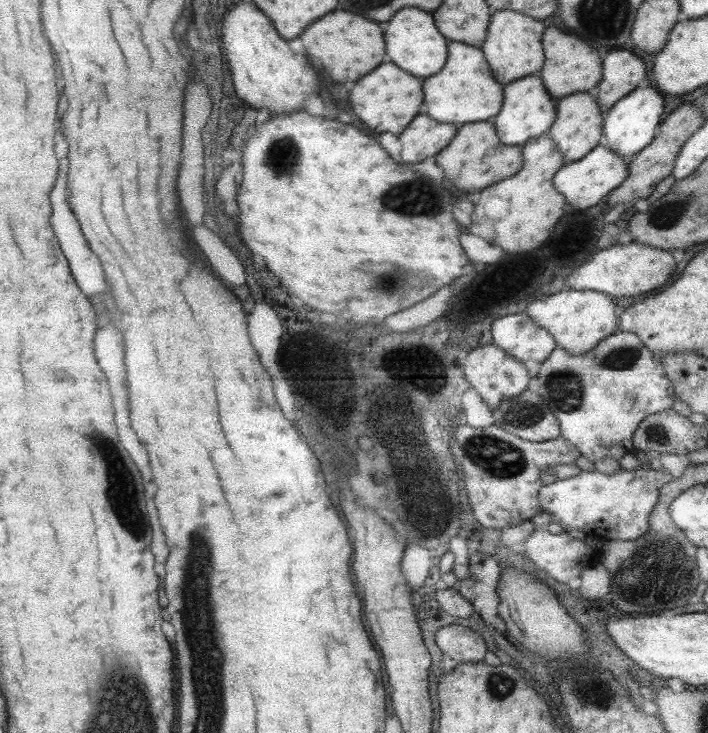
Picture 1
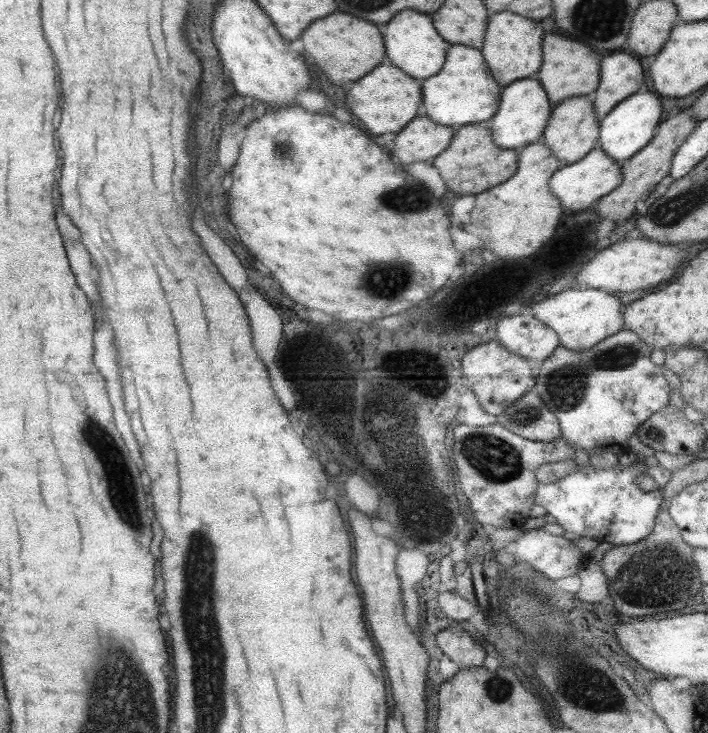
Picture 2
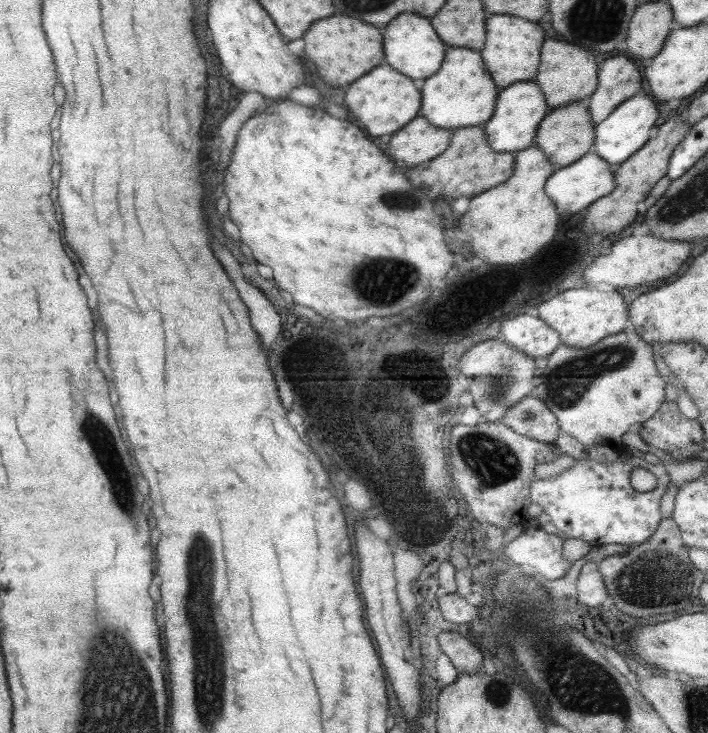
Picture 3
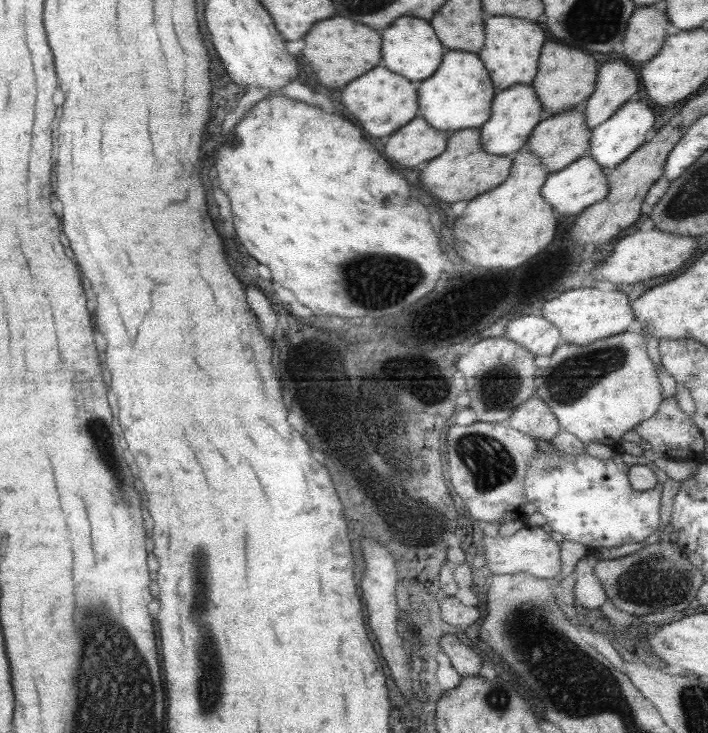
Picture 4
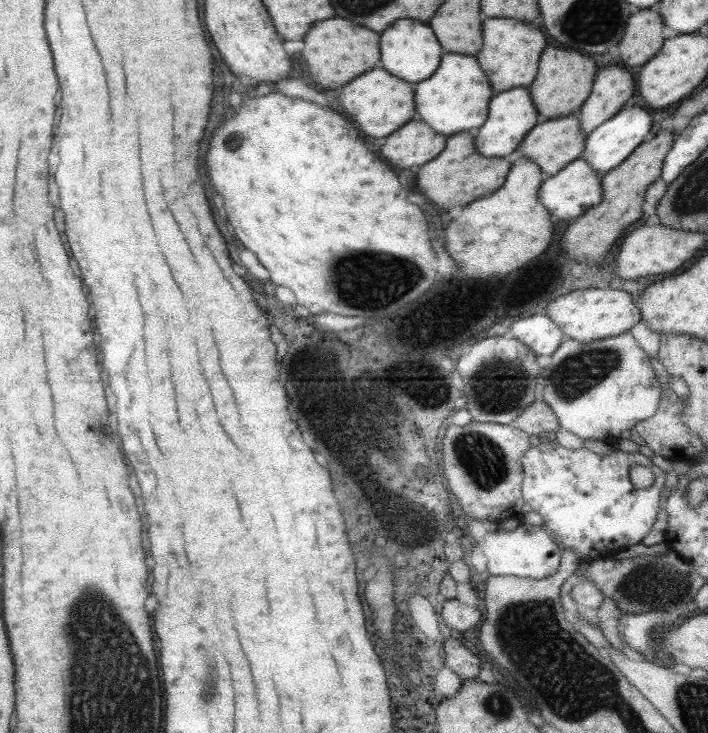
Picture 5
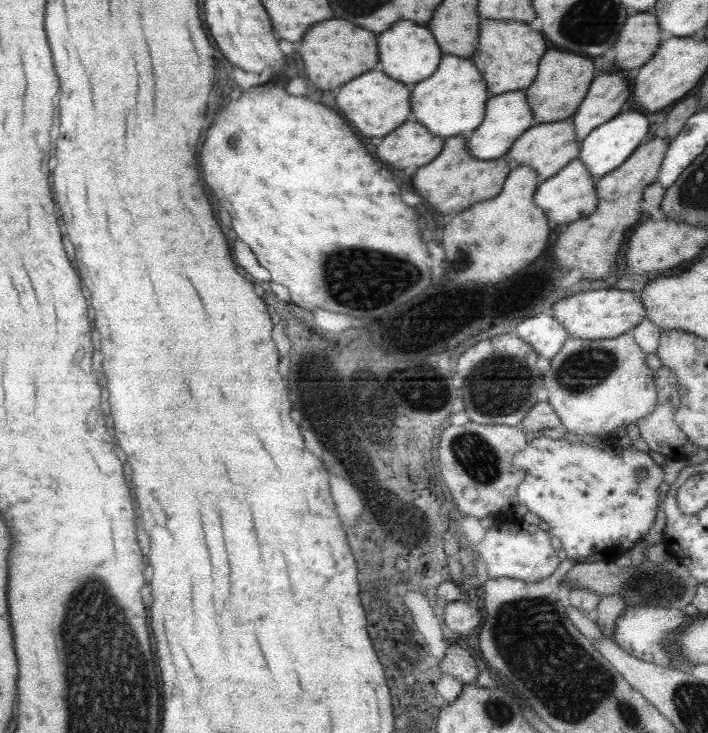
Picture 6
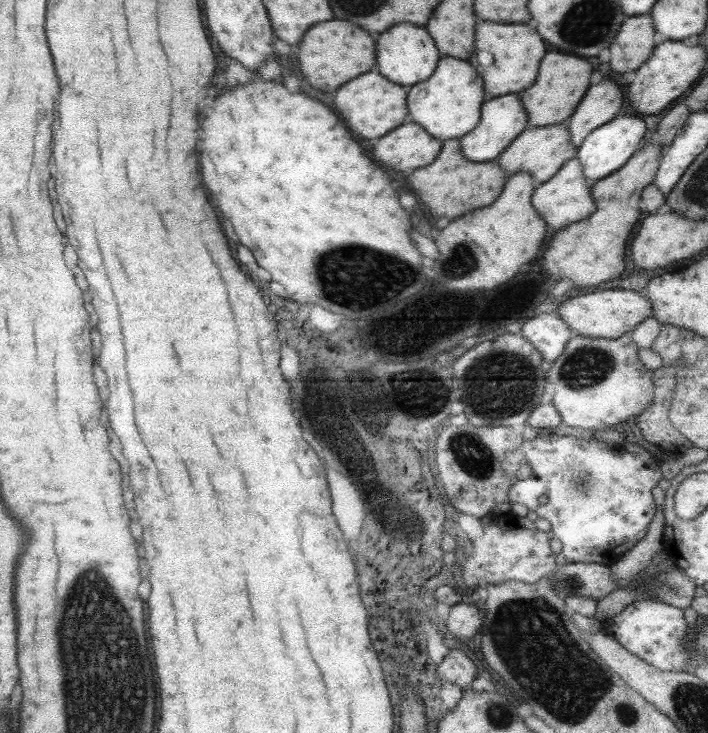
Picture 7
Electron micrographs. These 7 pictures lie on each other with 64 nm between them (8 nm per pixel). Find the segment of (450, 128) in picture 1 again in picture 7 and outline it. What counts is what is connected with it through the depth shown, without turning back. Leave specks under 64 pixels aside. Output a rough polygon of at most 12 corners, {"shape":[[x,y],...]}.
{"shape":[[407,119],[373,156],[395,170],[435,160],[442,141]]}

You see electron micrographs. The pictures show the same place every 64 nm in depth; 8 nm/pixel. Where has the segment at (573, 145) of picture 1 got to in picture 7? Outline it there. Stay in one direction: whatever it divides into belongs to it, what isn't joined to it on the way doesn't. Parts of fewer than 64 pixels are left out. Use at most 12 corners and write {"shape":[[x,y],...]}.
{"shape":[[566,122],[528,126],[497,158],[547,182],[575,157]]}

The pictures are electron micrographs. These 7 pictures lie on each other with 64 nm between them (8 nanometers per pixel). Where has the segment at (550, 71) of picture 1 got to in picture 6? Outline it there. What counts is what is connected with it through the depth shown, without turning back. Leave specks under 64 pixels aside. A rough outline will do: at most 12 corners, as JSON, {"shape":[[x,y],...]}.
{"shape":[[547,50],[523,90],[535,124],[570,119],[595,68]]}

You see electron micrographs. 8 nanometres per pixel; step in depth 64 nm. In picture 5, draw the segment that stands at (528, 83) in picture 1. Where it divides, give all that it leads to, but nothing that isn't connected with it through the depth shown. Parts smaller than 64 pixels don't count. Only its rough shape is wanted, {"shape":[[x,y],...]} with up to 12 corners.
{"shape":[[527,88],[493,94],[473,146],[511,158],[539,120]]}

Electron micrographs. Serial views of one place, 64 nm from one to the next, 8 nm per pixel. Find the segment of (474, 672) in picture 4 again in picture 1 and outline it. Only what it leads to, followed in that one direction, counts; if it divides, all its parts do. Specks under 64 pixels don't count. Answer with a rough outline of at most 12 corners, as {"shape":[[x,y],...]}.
{"shape":[[461,624],[438,628],[434,641],[458,664],[481,662],[481,634]]}

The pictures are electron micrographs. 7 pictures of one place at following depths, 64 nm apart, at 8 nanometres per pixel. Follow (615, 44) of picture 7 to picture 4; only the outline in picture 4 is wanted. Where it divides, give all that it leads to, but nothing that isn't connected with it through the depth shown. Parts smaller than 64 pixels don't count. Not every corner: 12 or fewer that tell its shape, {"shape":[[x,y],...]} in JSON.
{"shape":[[662,5],[636,6],[623,58],[648,62],[665,42]]}

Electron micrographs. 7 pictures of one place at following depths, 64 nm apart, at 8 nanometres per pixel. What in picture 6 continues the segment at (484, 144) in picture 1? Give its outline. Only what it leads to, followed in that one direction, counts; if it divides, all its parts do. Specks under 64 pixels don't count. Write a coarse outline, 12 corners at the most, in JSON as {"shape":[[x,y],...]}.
{"shape":[[444,139],[411,182],[441,214],[500,194],[505,157],[479,160]]}

